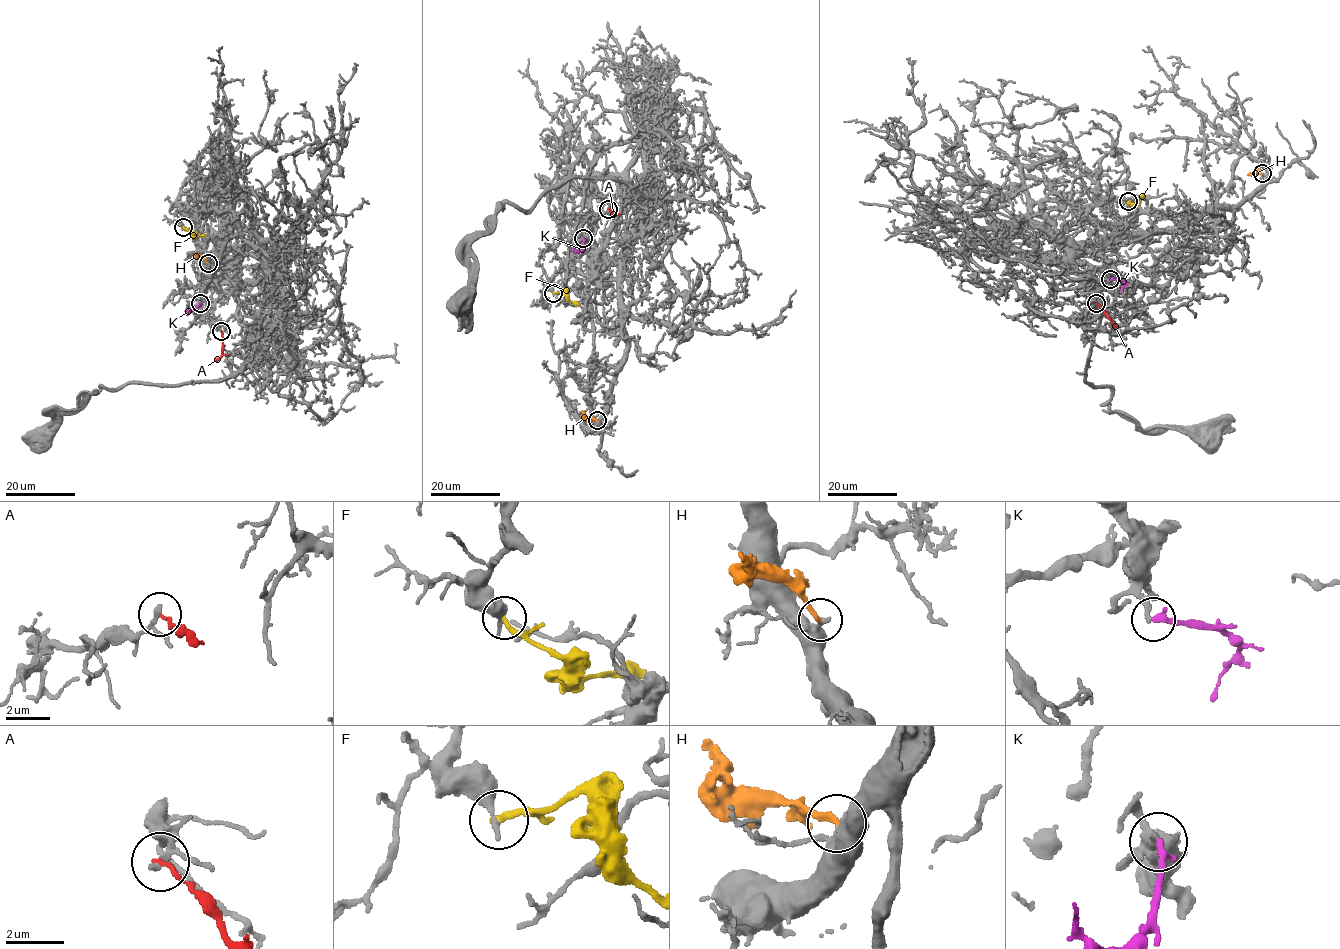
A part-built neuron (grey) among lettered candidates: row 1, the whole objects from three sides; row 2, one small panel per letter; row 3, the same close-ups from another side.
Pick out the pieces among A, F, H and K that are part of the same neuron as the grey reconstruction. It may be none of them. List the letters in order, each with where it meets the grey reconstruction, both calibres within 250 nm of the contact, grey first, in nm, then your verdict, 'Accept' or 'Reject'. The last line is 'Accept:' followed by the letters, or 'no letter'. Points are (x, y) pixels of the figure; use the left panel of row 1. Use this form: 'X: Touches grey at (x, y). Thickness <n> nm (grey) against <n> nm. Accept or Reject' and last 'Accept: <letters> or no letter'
A: Touches grey at (221, 331). Thickness 170 nm (grey) against 150 nm. Reject
F: Touches grey at (183, 227). Thickness 280 nm (grey) against 220 nm. Reject
H: Touches grey at (208, 263). Thickness 200 nm (grey) against 200 nm. Reject
K: Touches grey at (200, 303). Thickness 240 nm (grey) against 280 nm. Reject
Accept: no letter

